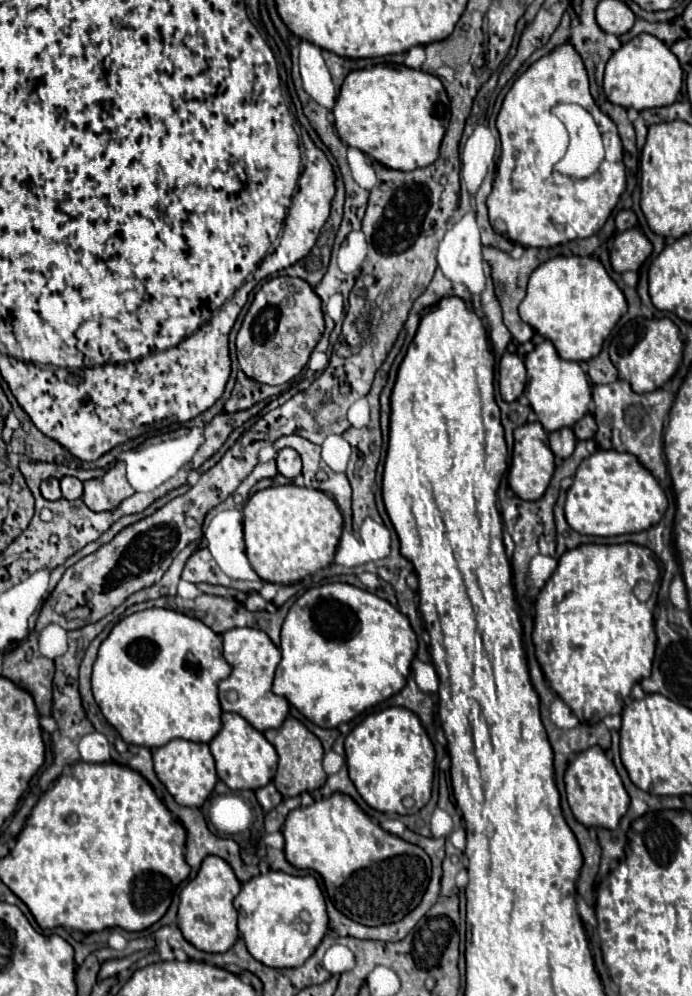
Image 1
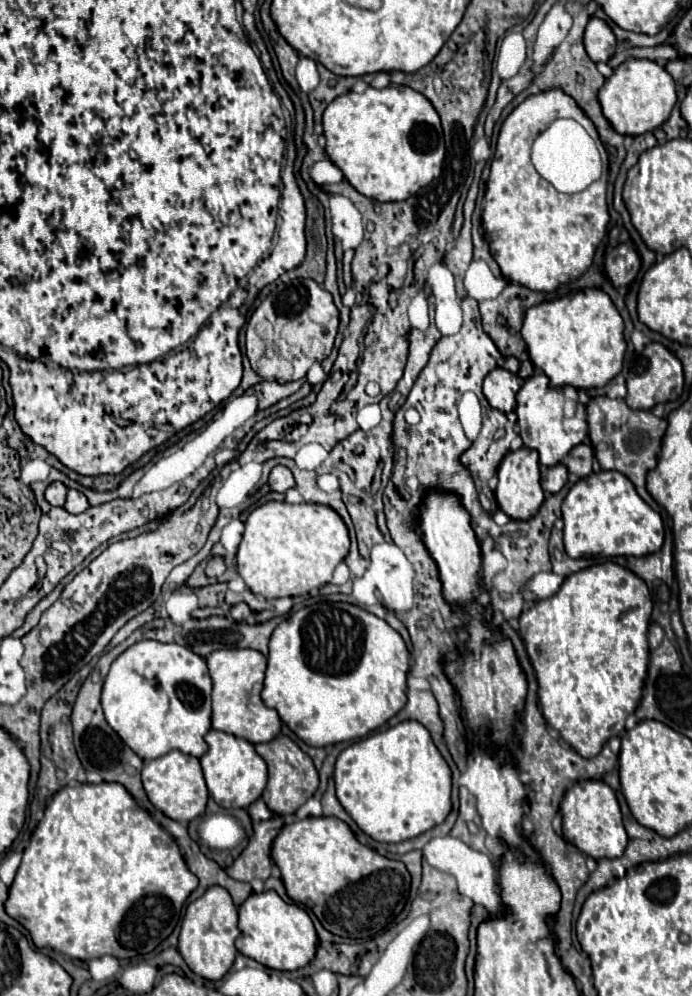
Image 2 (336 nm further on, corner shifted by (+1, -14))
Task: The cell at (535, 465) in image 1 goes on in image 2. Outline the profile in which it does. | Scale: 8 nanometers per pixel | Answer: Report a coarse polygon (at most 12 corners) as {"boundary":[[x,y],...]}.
{"boundary":[[523,446],[497,470],[497,506],[525,520],[539,510],[539,454]]}

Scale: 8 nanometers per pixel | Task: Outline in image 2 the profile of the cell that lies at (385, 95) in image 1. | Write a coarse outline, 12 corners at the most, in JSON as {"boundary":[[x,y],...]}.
{"boundary":[[391,84],[323,112],[329,160],[363,196],[441,174],[439,114]]}

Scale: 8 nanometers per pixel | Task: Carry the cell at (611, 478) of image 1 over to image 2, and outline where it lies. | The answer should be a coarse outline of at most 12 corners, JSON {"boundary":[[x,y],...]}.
{"boundary":[[621,472],[563,500],[571,558],[645,556],[663,520]]}

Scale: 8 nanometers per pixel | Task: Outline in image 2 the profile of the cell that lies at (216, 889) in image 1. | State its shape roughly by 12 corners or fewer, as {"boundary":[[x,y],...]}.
{"boundary":[[221,886],[187,906],[177,948],[195,974],[235,962],[237,906]]}

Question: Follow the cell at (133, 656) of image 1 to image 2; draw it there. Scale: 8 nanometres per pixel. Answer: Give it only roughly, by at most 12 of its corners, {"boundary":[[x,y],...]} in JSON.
{"boundary":[[141,640],[113,660],[101,704],[143,762],[201,758],[205,658]]}

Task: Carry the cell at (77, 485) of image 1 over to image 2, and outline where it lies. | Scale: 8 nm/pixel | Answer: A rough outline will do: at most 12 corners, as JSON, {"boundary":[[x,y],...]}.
{"boundary":[[69,490],[63,508],[81,514],[89,502],[81,492]]}

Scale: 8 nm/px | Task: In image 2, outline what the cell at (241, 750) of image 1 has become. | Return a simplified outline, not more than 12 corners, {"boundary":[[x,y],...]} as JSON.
{"boundary":[[209,730],[201,766],[213,800],[247,808],[265,760],[239,736]]}

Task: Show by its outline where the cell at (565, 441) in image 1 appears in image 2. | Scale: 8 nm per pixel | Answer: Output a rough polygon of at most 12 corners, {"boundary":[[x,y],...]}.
{"boundary":[[565,464],[543,470],[541,486],[547,492],[559,492],[567,484]]}

